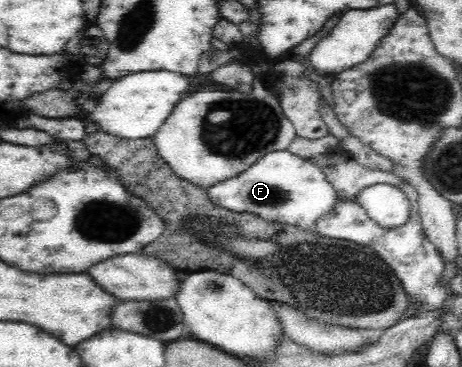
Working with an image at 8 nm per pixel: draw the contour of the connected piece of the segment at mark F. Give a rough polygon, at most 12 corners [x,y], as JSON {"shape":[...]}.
{"shape":[[269,152],[213,204],[307,232],[344,201],[312,159]]}

